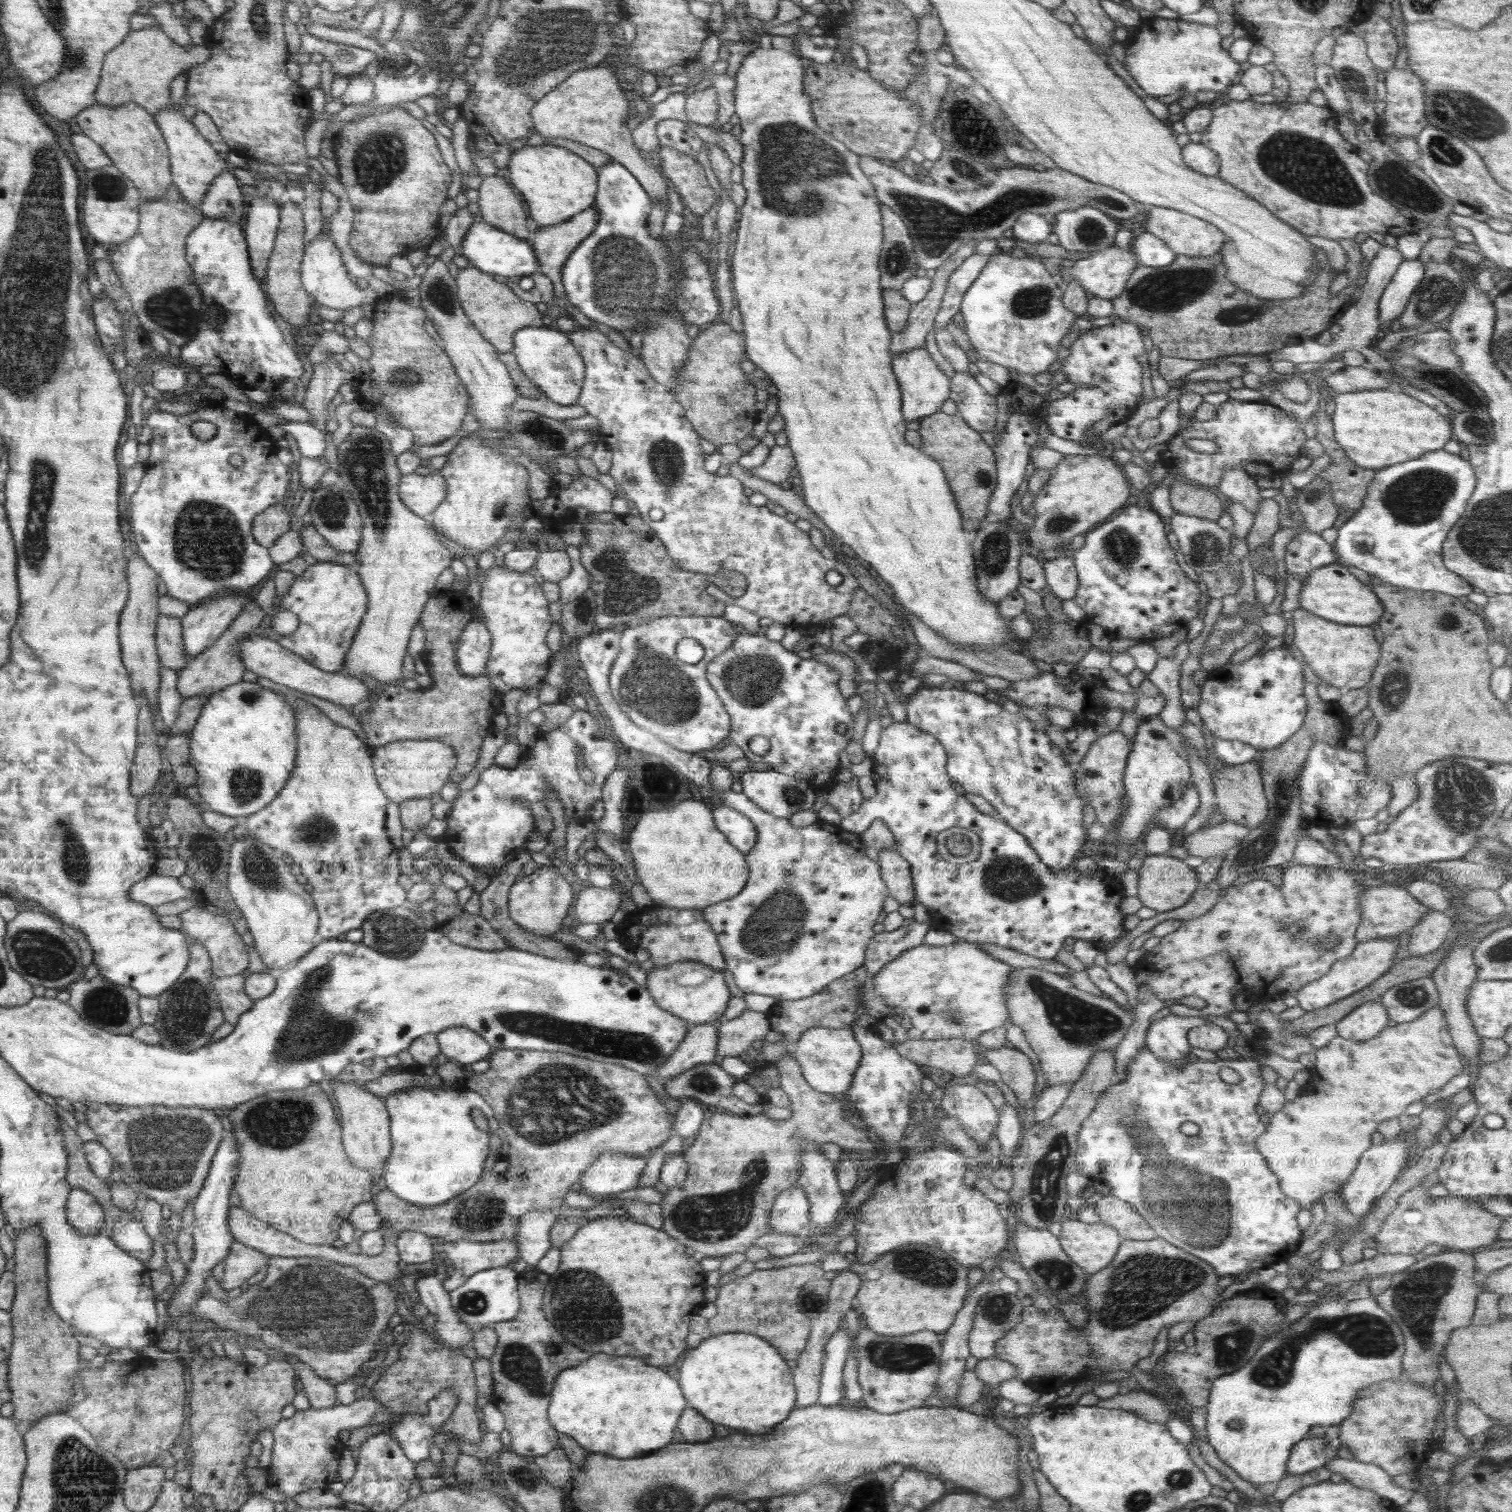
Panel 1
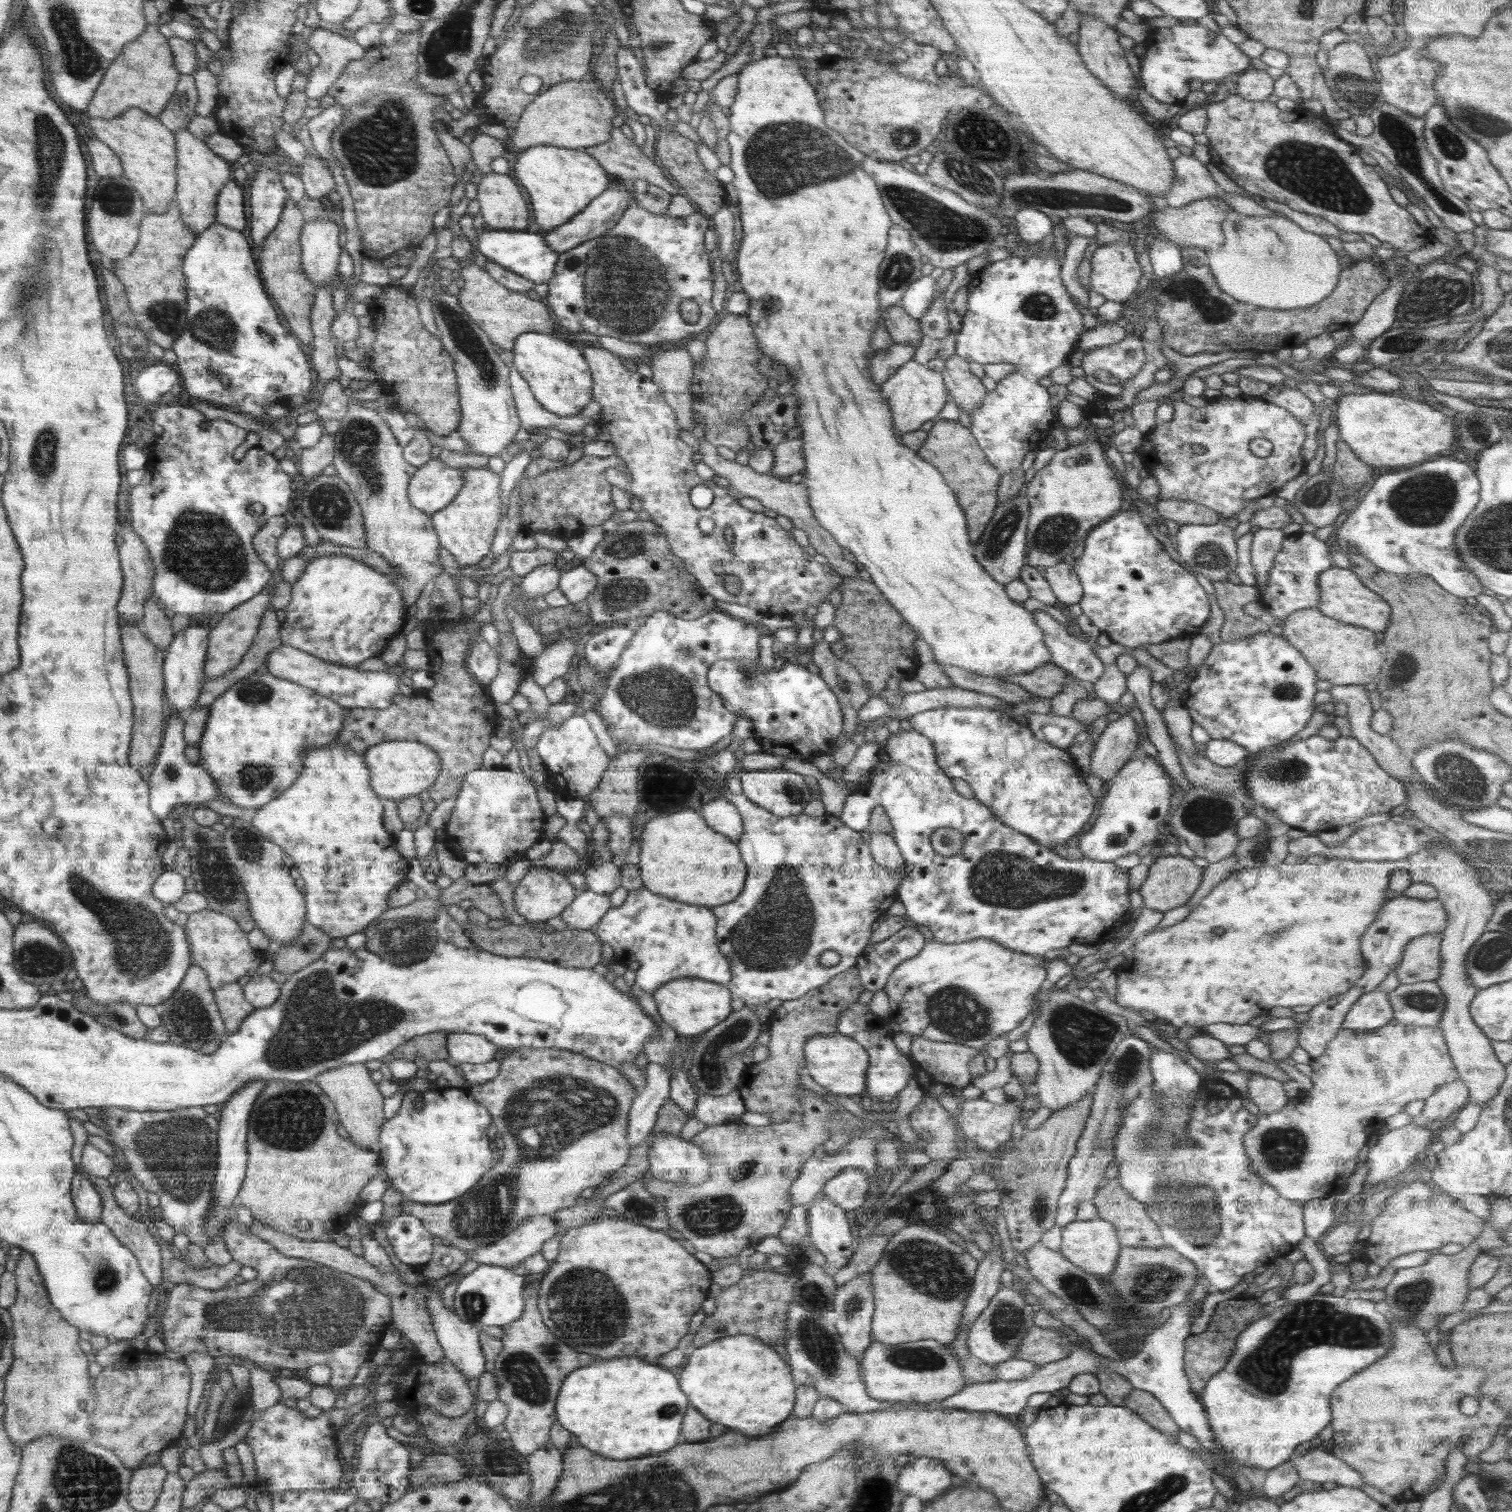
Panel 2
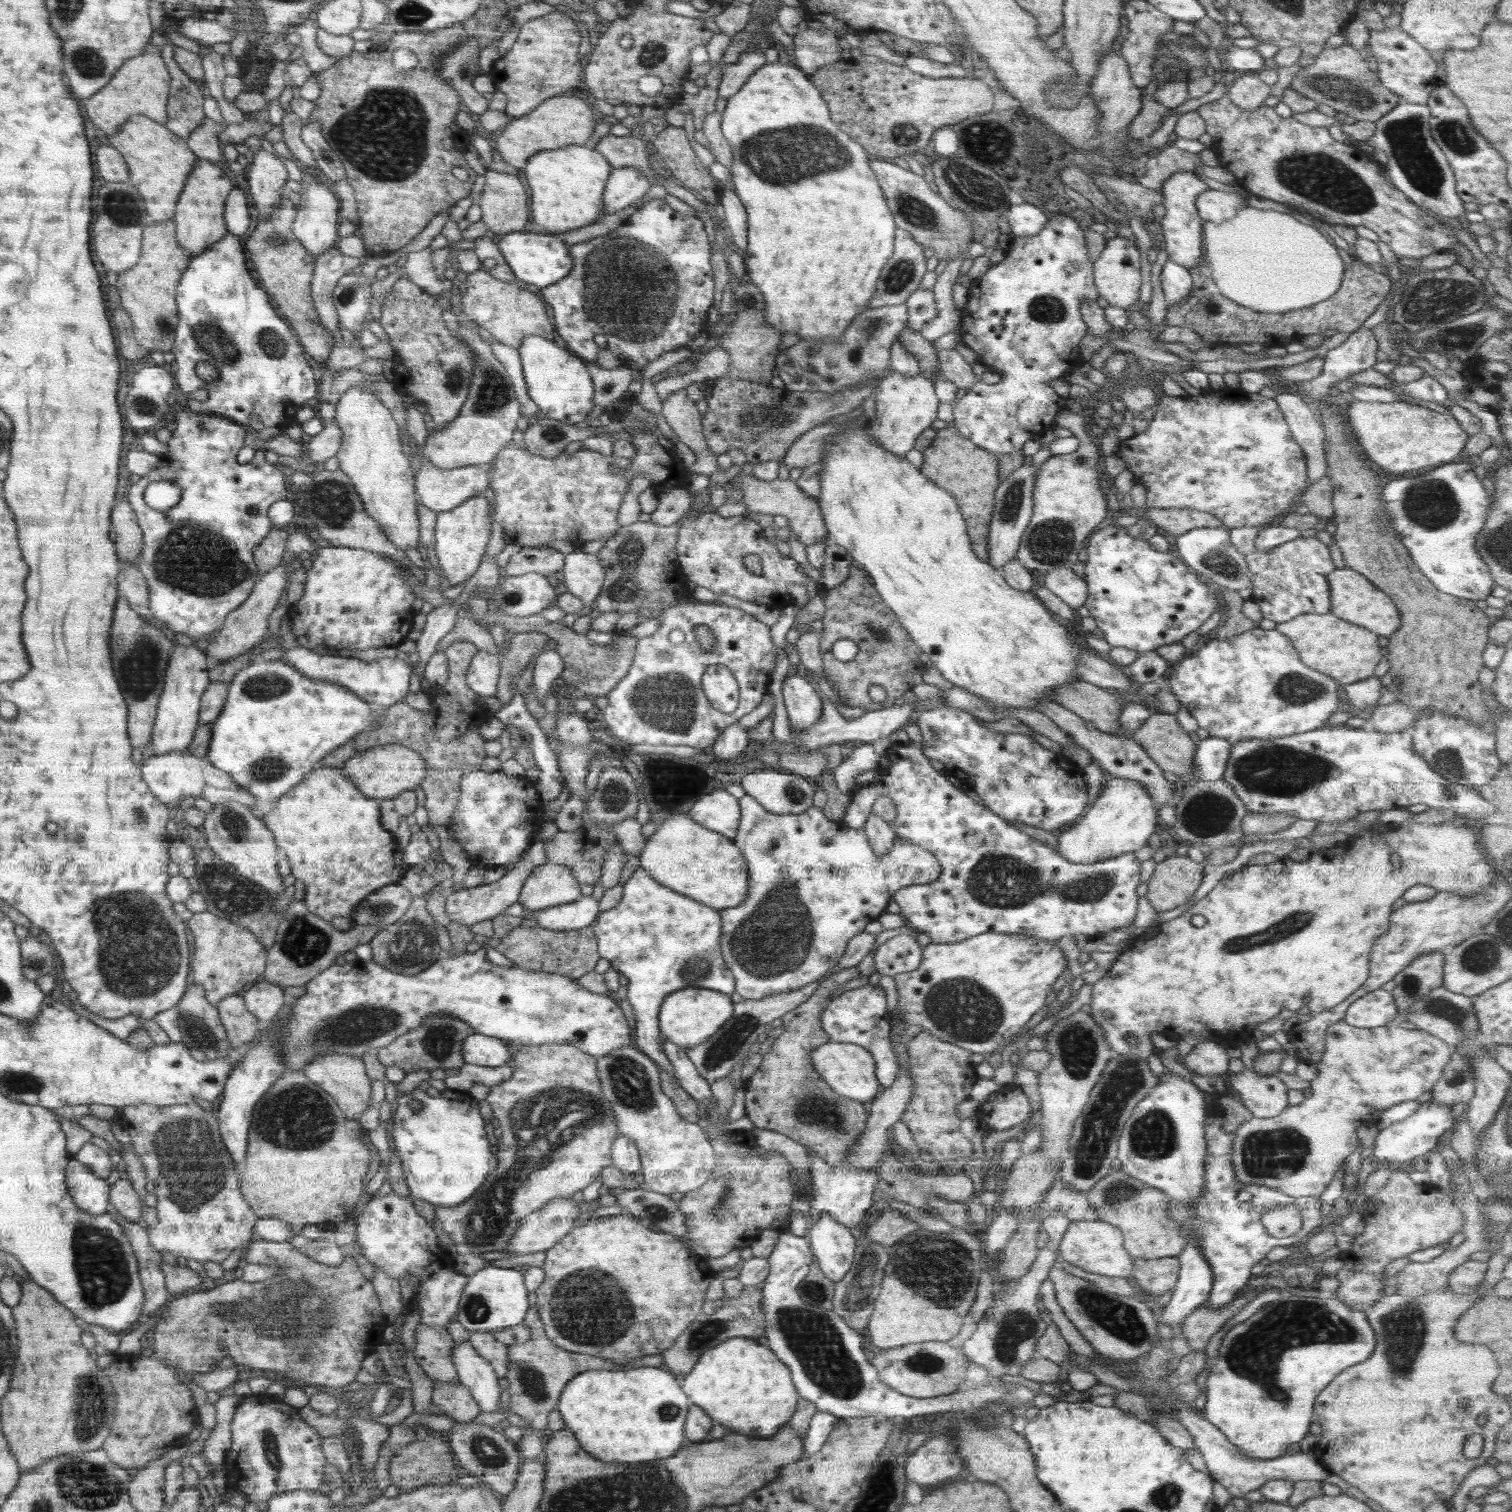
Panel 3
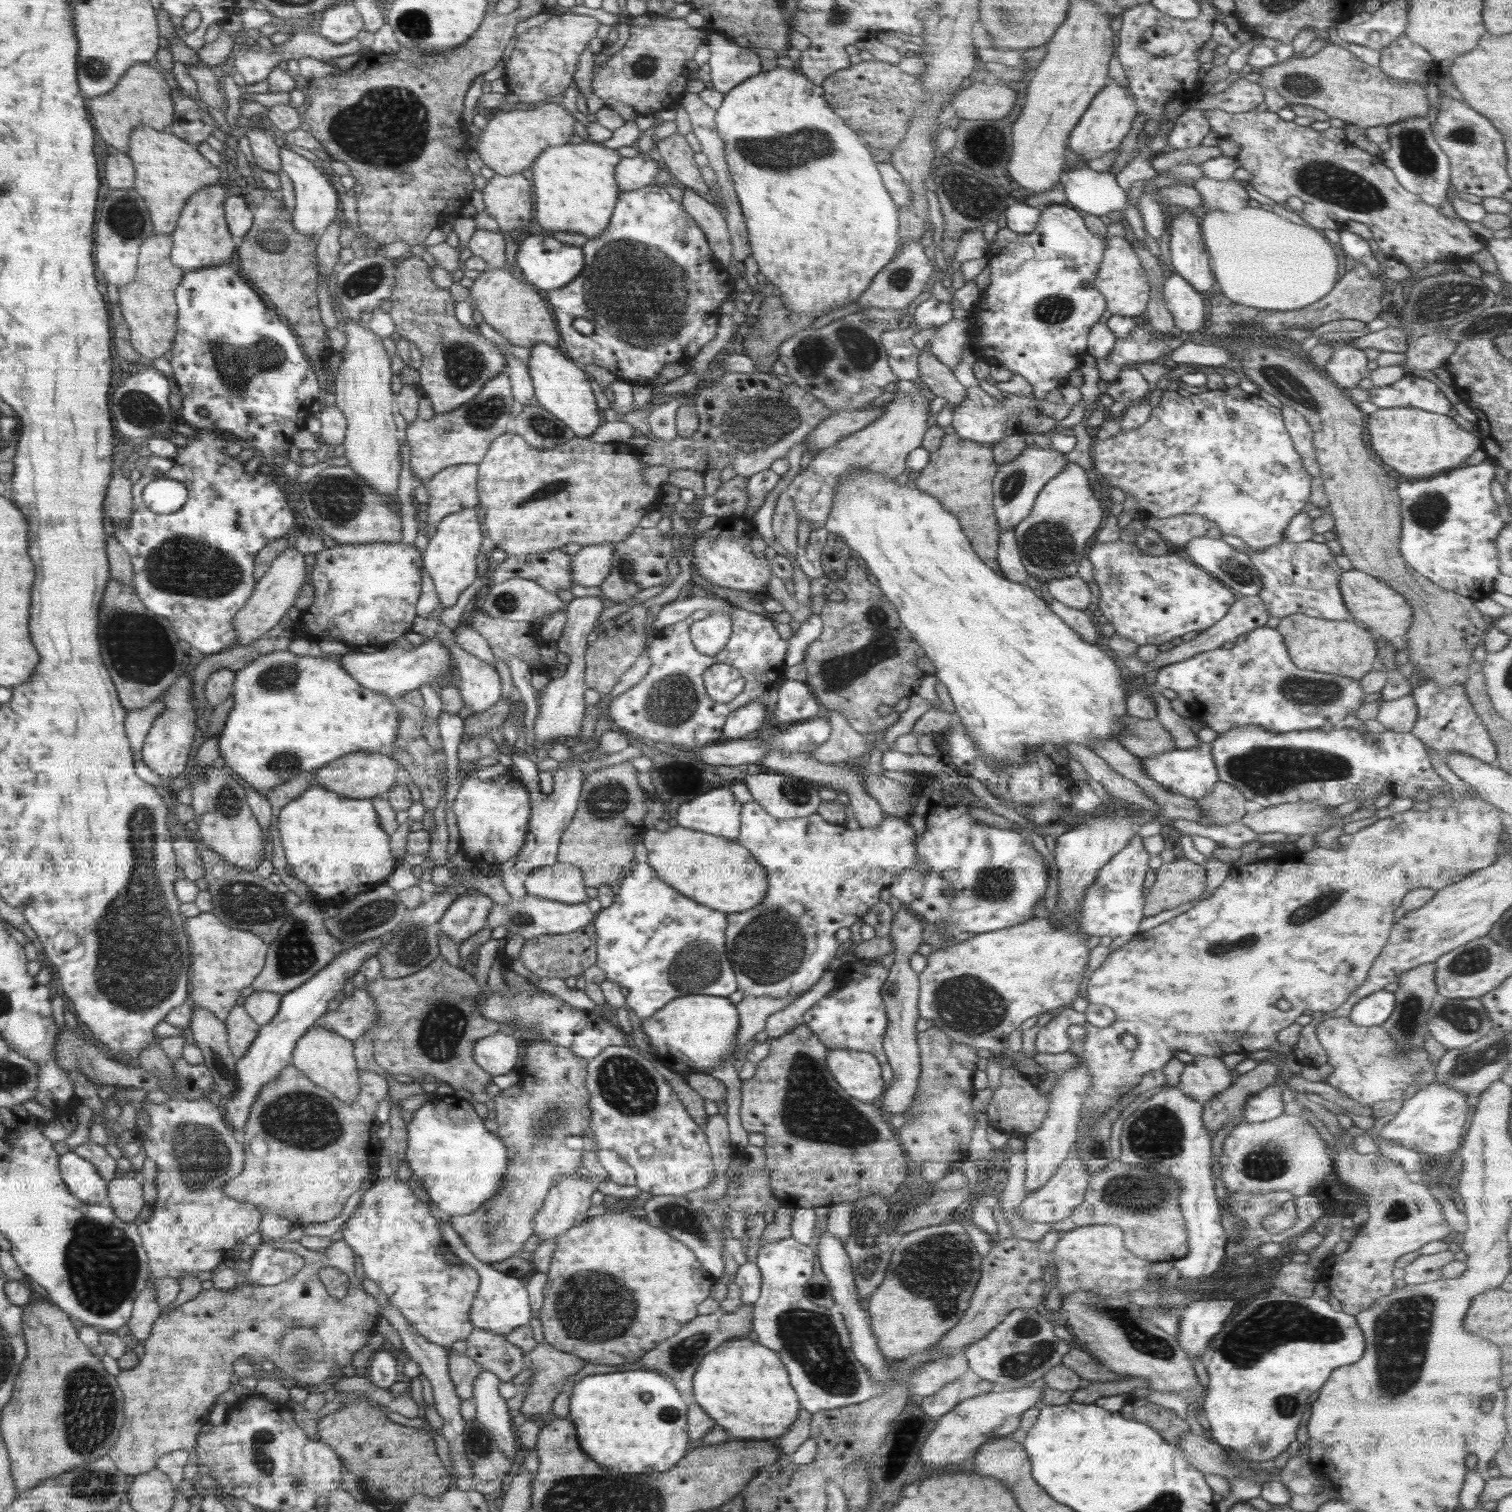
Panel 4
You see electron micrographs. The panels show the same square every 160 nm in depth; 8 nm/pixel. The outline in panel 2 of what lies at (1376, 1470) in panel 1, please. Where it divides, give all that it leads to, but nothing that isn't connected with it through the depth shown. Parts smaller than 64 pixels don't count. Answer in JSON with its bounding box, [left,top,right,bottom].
[1286,1447,1365,1488]

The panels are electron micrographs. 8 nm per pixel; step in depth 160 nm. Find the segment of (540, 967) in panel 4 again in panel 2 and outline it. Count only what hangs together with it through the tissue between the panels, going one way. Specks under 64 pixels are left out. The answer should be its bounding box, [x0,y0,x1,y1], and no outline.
[464,922,602,968]

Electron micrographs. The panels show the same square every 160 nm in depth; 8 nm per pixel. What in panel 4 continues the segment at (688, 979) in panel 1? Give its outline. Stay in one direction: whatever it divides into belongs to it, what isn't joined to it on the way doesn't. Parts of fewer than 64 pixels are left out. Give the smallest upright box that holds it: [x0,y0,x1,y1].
[640,994,739,1077]

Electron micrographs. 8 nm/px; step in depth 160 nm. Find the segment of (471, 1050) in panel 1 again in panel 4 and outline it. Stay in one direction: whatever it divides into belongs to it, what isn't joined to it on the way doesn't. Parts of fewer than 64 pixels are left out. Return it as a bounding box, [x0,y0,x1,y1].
[474,1034,521,1076]

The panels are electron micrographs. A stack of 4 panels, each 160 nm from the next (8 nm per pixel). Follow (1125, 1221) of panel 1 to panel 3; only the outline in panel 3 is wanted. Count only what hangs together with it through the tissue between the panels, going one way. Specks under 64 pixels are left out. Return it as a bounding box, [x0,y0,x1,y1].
[1086,1170,1185,1259]

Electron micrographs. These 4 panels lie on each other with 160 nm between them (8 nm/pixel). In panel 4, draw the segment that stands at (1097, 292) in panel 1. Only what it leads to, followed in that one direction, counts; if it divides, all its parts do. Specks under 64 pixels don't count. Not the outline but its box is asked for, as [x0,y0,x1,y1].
[1092,236,1151,317]

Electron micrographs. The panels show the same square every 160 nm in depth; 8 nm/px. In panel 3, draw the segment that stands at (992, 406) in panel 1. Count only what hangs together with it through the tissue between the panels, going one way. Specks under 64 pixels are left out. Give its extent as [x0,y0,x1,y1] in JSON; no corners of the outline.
[937,349,979,391]

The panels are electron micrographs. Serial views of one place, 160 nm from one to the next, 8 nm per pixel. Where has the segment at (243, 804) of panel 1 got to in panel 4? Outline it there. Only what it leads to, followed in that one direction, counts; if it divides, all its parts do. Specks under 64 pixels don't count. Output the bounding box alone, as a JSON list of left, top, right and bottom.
[218,649,399,794]

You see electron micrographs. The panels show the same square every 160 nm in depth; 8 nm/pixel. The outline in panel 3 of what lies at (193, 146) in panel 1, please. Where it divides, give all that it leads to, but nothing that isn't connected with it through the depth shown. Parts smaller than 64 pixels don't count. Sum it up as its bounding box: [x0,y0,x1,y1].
[172,158,232,257]

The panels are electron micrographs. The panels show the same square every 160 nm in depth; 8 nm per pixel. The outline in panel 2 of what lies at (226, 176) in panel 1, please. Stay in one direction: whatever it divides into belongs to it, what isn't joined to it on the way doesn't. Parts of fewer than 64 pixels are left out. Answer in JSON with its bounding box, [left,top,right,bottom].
[216,180,246,230]

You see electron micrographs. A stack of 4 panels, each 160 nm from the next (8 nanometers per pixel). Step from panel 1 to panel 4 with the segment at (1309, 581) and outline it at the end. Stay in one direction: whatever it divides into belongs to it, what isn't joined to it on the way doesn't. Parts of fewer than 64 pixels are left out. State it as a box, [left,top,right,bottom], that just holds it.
[1339,569,1413,650]

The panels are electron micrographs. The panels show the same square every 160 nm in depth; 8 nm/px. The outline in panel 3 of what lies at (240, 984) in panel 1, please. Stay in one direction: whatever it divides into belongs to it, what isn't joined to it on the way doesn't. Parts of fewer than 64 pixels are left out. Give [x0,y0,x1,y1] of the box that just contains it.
[217,995,262,1048]

